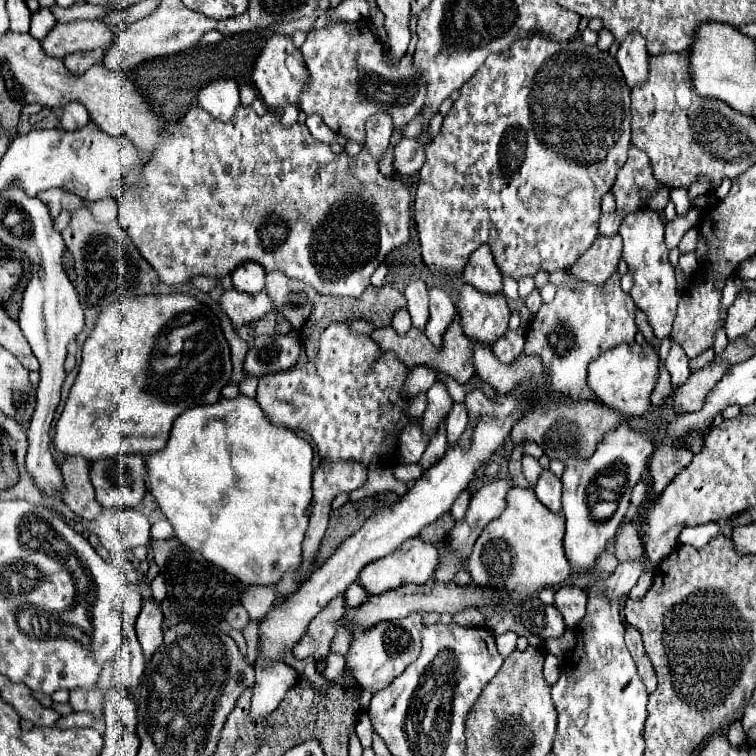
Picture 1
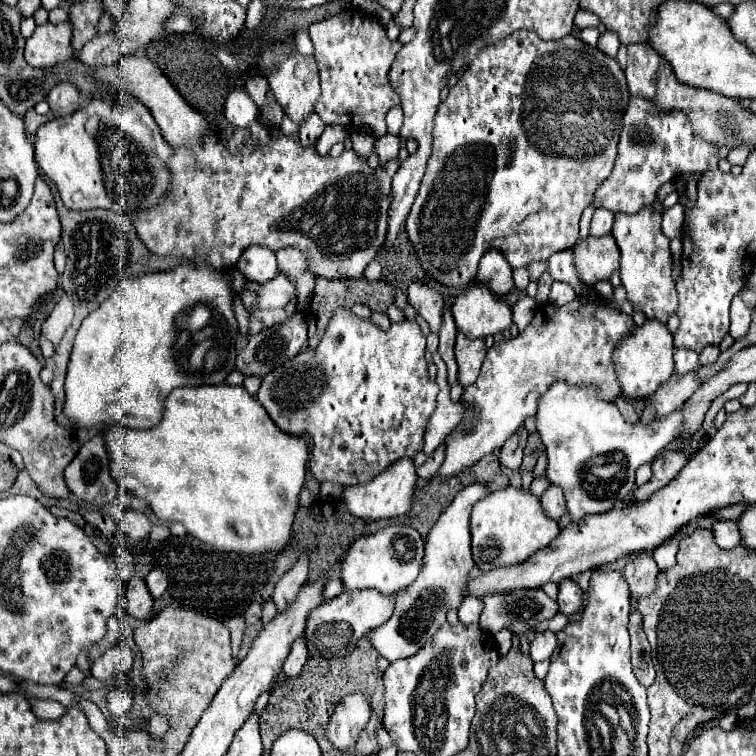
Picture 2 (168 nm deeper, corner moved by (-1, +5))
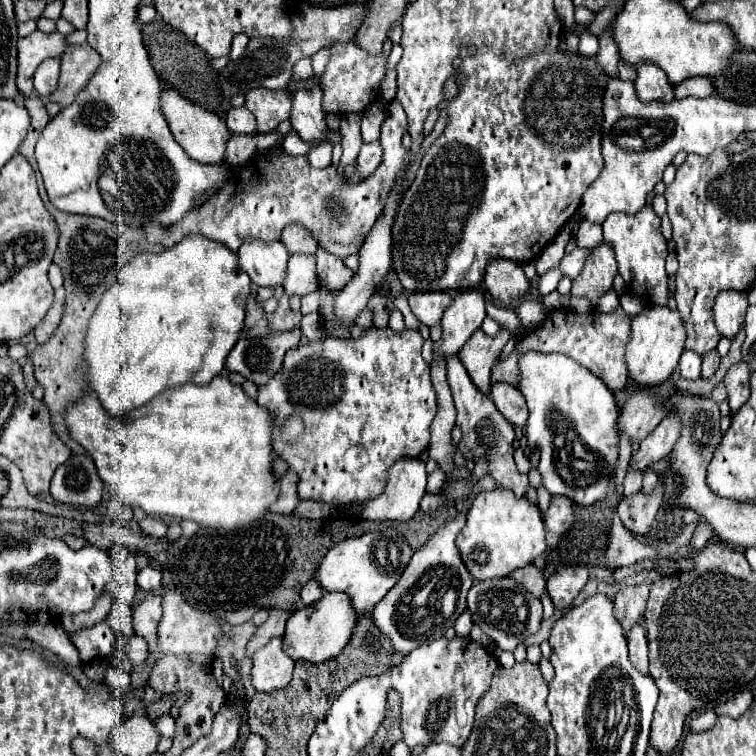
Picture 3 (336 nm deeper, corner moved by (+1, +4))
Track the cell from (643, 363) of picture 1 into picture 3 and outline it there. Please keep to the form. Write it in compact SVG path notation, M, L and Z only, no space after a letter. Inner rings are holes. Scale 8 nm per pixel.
M647 305L639 315L633 317L633 323L631 323L631 341L625 349L629 377L633 377L641 385L663 383L679 365L685 337L687 333L679 311L673 311L667 305L665 307Z

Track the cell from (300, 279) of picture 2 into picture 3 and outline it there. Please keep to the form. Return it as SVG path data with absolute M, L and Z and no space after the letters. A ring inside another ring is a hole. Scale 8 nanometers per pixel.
M299 223L287 225L281 233L281 241L287 245L289 253L315 253L317 251L317 241L311 237L309 229Z

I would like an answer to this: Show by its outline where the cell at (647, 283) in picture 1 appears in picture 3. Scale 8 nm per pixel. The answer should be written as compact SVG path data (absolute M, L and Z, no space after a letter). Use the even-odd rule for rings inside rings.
M645 205L639 213L611 213L607 221L603 221L603 241L613 247L619 273L625 279L627 287L639 295L647 305L667 305L667 273L665 273L665 259L667 259L667 241L661 235L661 219L653 211L651 205Z

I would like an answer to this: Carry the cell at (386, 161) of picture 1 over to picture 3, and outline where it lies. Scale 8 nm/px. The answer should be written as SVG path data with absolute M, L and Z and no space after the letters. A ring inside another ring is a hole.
M355 41L347 43L335 43L329 47L331 59L327 65L327 71L321 75L321 87L323 87L323 109L327 113L351 113L351 111L365 111L367 105L377 97L381 81L385 77L385 63L387 59L381 55L369 55L365 53Z

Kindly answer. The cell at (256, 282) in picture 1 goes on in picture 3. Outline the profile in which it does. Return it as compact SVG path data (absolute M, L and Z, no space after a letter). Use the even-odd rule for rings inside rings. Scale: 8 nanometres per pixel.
M247 241L237 251L239 265L249 273L257 287L277 287L283 285L287 273L289 251L281 241L259 243Z

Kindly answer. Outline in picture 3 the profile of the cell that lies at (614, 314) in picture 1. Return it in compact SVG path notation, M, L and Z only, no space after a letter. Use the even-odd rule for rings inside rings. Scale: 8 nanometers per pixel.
M619 307L615 313L601 313L601 311L589 311L589 313L575 313L571 309L559 309L549 311L543 325L539 329L531 329L523 339L517 341L515 351L505 359L499 367L493 367L491 383L505 381L509 385L515 385L515 353L519 349L539 349L543 353L563 353L571 359L579 361L579 365L585 365L591 373L601 377L609 389L623 389L627 381L627 365L625 365L625 347L631 337L631 317Z

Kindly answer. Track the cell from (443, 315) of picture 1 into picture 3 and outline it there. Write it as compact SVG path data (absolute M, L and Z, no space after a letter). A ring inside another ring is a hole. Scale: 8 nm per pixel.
M453 357L447 363L447 379L449 379L453 401L455 401L455 407L457 407L457 425L463 431L463 437L459 441L459 451L461 453L469 451L473 455L473 459L487 459L489 475L495 479L495 483L499 487L511 489L517 497L525 497L525 493L529 489L529 479L527 479L527 475L519 473L515 463L513 463L513 451L515 451L515 445L513 445L515 429L513 429L513 425L497 411L495 403L487 395L483 395L475 389L475 385L469 379L463 363L457 357Z

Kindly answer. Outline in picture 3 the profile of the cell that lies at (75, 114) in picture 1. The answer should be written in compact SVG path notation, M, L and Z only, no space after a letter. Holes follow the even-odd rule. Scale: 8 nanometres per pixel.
M45 59L35 71L37 93L53 93L57 79L59 79L59 59Z

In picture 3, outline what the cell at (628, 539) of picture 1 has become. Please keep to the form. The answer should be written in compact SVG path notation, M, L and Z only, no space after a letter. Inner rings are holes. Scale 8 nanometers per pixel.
M641 583L635 587L625 587L615 597L615 617L619 625L623 627L625 637L629 637L629 631L641 623L645 605L649 597L649 583Z

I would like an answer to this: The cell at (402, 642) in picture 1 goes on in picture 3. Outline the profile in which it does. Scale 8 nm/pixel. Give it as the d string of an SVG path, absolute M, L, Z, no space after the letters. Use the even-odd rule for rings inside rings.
M465 511L457 513L457 517L439 529L427 545L413 553L407 569L395 587L375 605L373 619L383 633L387 633L393 641L395 653L411 653L423 643L439 639L445 635L445 629L453 627L457 617L467 609L465 597L469 587L473 585L471 575L467 573L459 549L455 545L457 533L465 525Z

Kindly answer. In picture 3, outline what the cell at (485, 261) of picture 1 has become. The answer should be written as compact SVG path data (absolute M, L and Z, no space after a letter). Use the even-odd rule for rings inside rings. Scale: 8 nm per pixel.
M507 259L491 261L491 265L487 265L483 281L491 297L501 301L503 305L515 305L517 299L525 297L531 291L531 283L525 277L523 267Z

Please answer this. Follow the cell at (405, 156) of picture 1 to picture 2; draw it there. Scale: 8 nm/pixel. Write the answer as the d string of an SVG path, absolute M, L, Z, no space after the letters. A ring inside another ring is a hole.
M385 134L381 140L375 142L375 152L379 154L379 160L385 164L389 160L395 160L401 150L401 138L393 134Z

